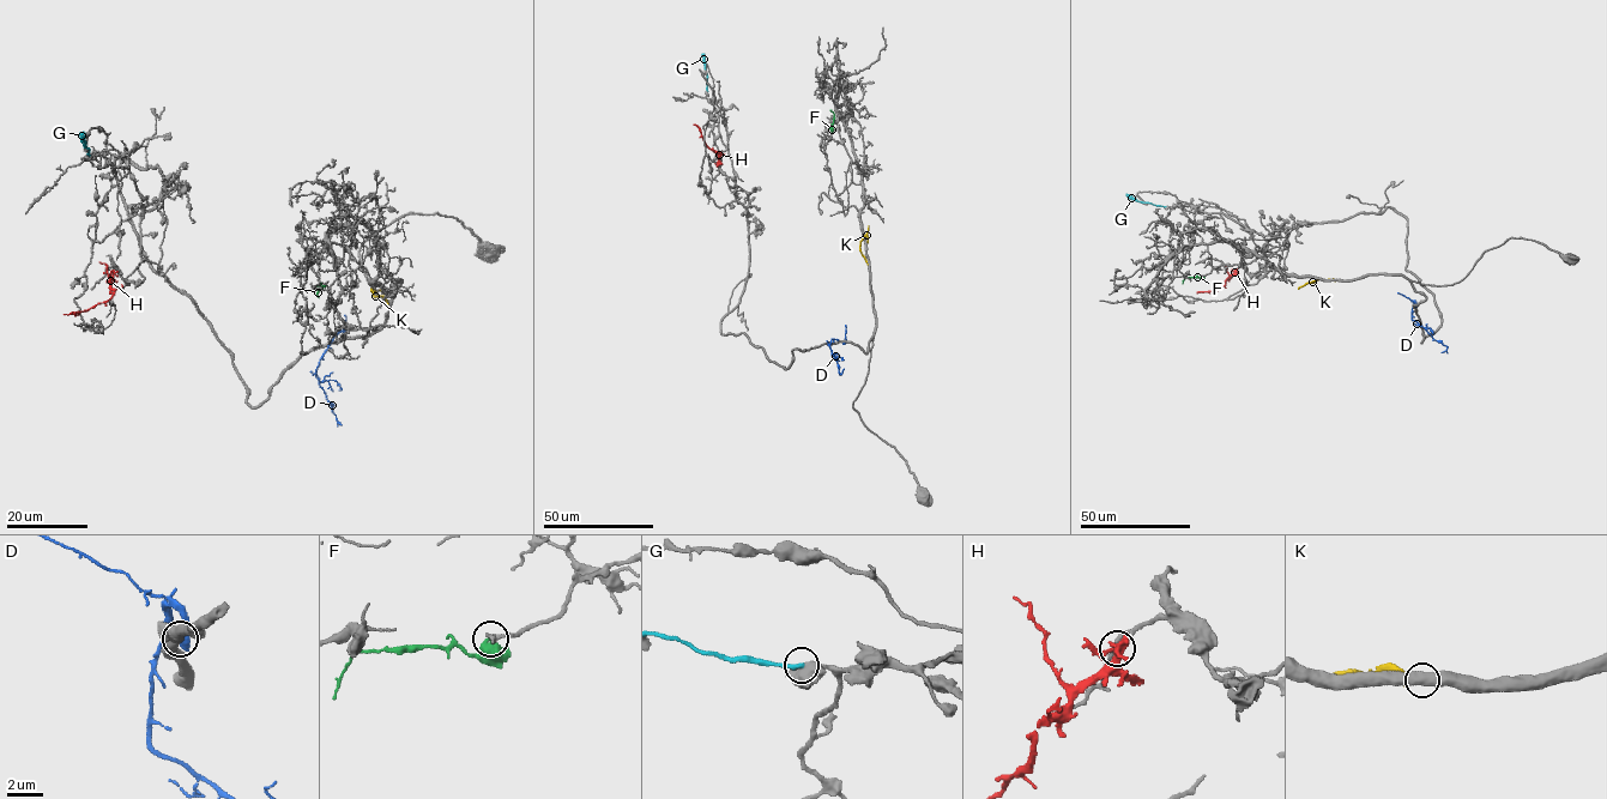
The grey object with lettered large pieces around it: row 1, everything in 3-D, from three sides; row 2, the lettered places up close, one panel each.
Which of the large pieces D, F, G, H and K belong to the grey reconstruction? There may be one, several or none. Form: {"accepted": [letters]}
{"accepted": ["F"]}

